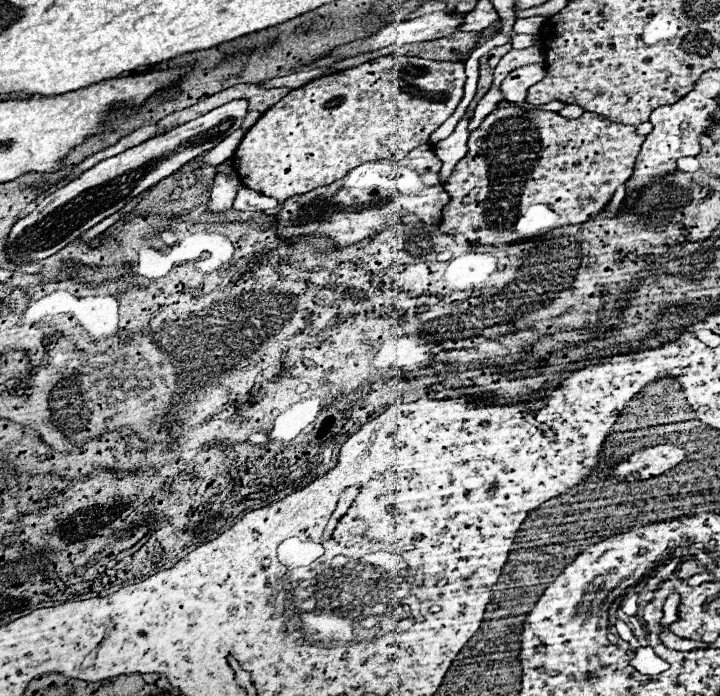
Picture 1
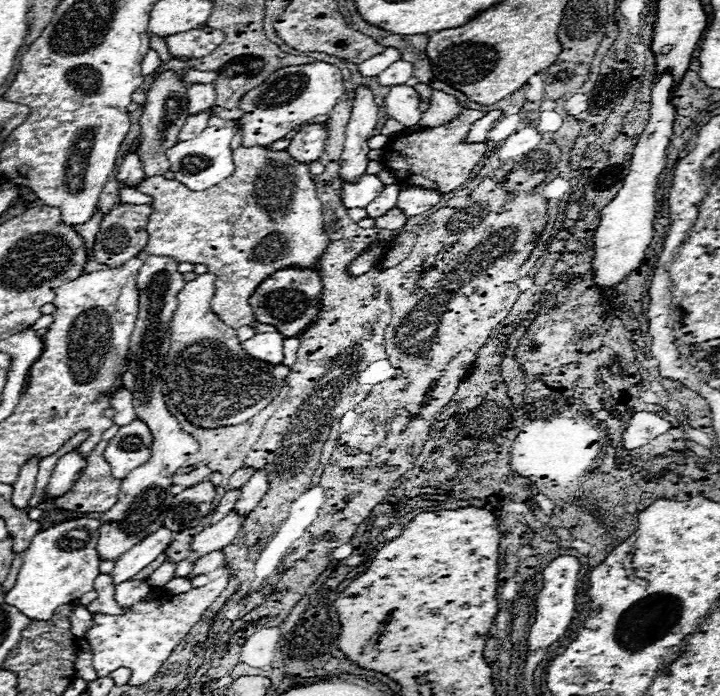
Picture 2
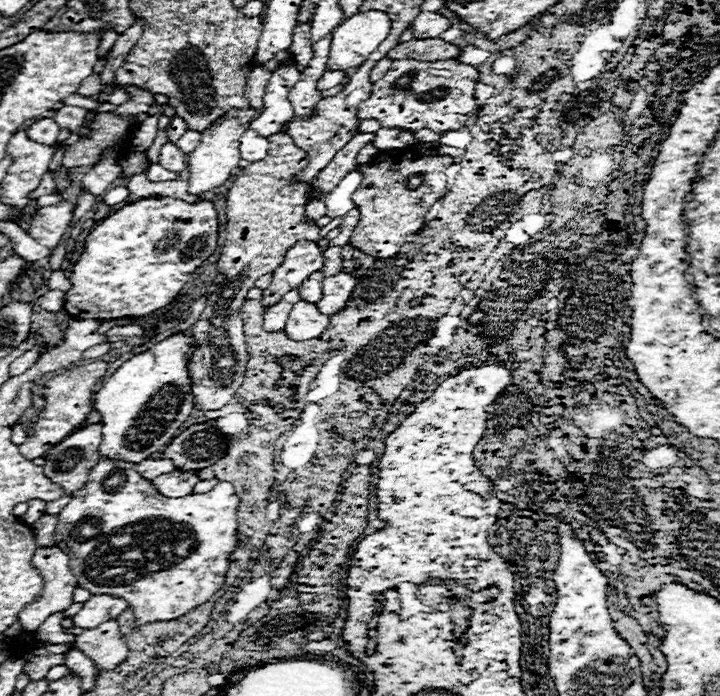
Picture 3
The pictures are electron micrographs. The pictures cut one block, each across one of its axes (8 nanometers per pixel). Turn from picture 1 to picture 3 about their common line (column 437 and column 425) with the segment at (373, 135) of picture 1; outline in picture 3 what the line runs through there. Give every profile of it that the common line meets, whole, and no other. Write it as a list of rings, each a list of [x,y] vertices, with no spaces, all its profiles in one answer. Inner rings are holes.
[[[394,60],[390,70],[380,82],[372,84],[370,98],[358,106],[358,118],[374,118],[384,128],[402,128],[408,132],[418,132],[428,128],[436,134],[460,130],[478,112],[474,98],[480,72],[470,64],[452,60]]]

